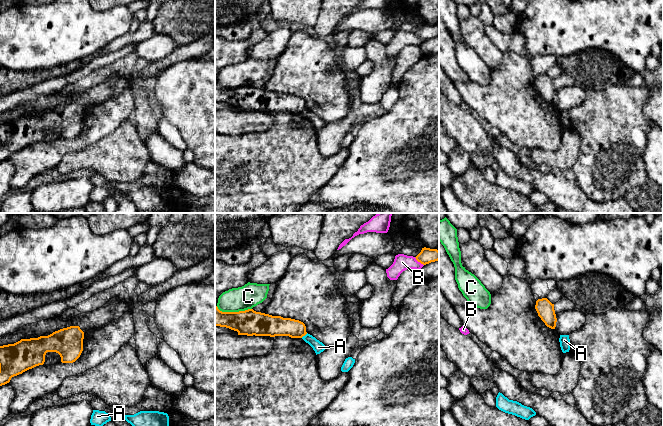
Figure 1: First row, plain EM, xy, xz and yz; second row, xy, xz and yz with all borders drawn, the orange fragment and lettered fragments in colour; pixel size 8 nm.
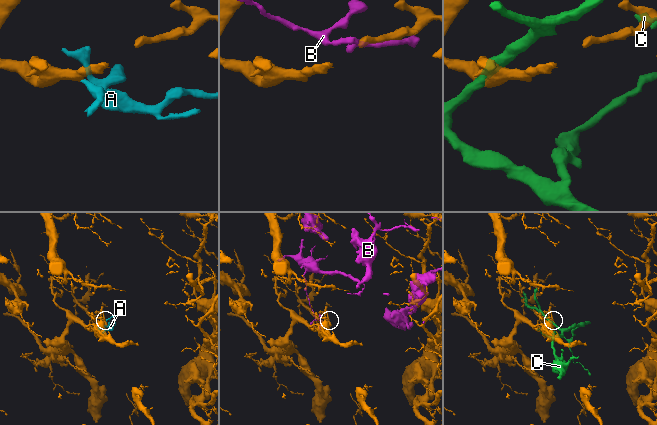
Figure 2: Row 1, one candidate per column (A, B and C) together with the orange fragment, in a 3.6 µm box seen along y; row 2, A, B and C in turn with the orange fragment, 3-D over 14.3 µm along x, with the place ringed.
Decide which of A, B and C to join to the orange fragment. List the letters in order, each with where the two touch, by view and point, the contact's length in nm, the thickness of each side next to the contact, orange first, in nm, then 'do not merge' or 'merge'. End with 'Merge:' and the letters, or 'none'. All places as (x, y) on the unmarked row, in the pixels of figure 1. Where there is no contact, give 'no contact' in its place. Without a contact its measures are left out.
A: xz (304, 111) | 70 nm | 160/90 nm | do not merge
B: xz (419, 37) | 100 nm | 120/130 nm | do not merge
C: xz (234, 88) | 280 nm | 200/190 nm | do not merge
Merge: none

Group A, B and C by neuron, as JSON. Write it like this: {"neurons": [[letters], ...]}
{"neurons": [["A"], ["B"], ["C"]]}

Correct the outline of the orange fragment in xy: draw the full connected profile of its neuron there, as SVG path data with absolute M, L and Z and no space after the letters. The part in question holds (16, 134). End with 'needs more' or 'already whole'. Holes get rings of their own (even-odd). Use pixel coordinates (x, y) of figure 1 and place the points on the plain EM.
M70 102L48 112L0 122L0 162L9 159L14 152L43 141L47 128L58 129L62 139L75 138L83 127L83 115L80 103Z; already whole

